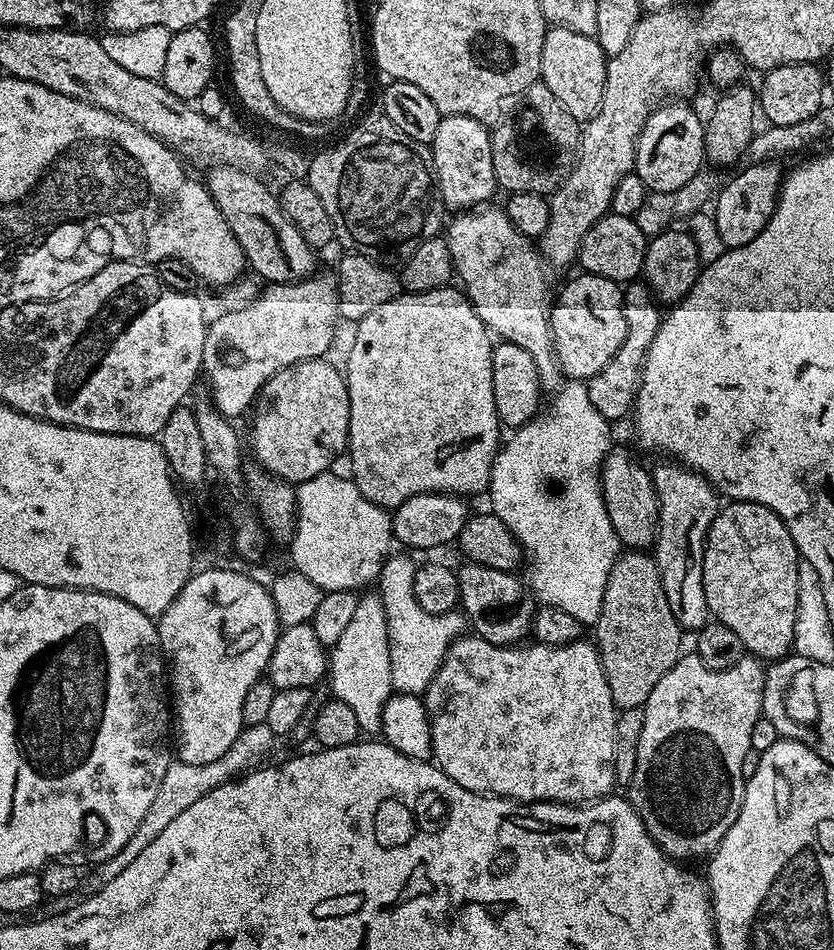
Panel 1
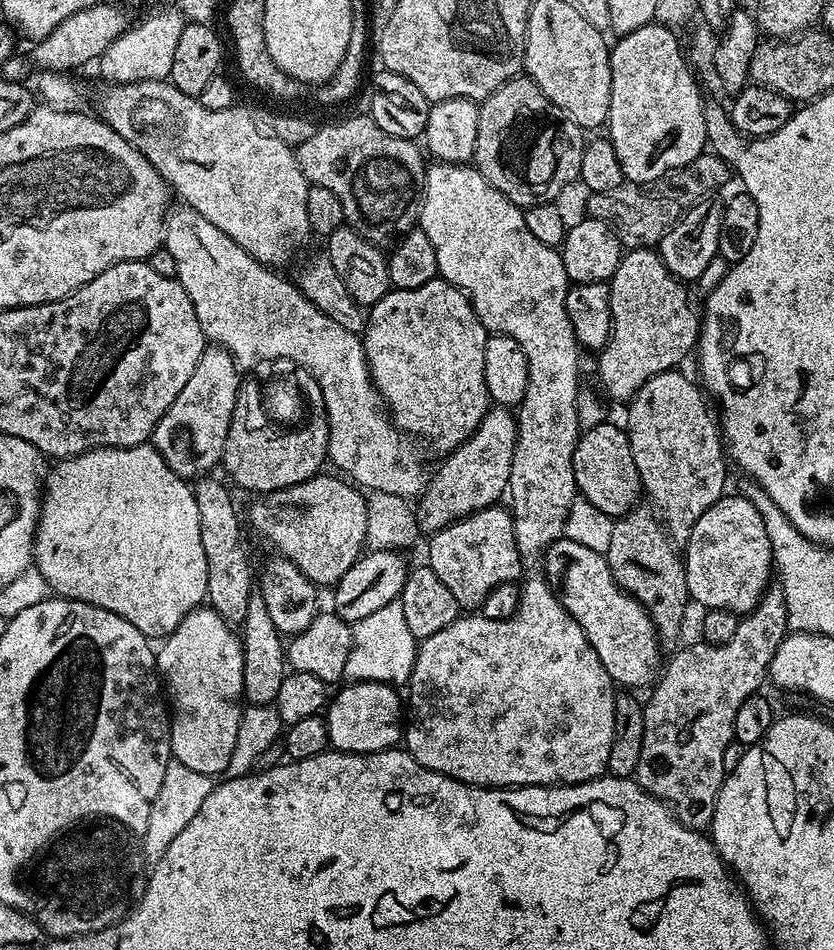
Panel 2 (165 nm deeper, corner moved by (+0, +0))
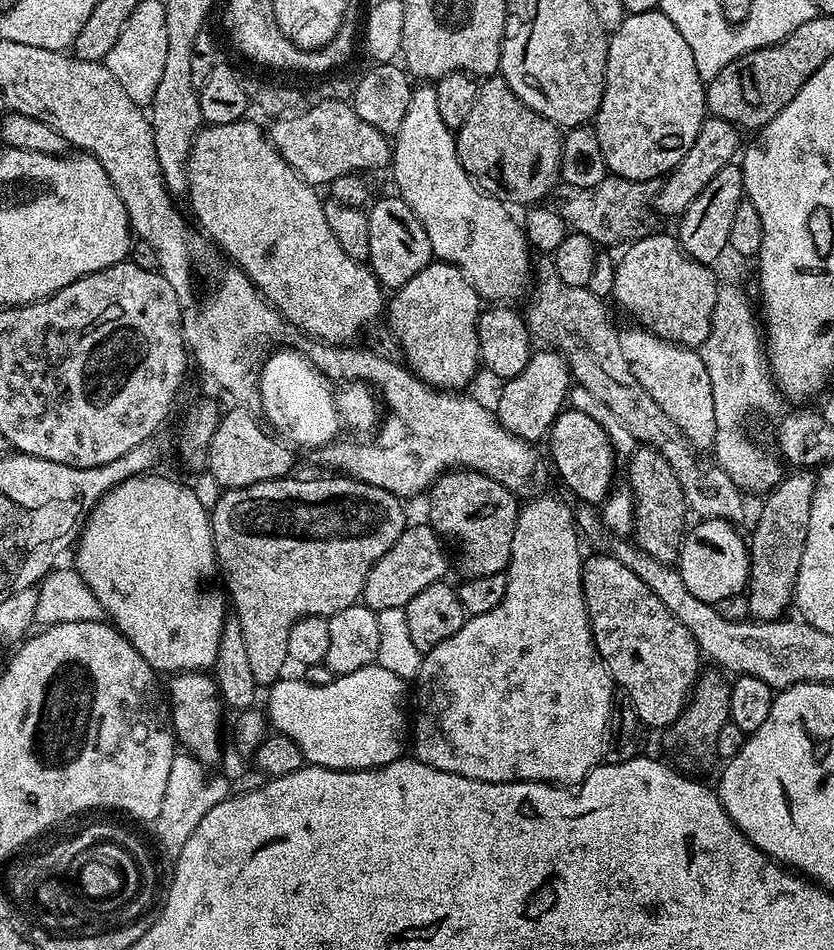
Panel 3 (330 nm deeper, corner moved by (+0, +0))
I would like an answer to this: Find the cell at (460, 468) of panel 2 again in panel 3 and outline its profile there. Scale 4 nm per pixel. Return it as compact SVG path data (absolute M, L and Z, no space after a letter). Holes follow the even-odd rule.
M555 350L533 351L530 362L522 374L503 381L504 393L494 403L494 415L500 425L518 438L529 442L543 441L547 437L556 415L565 411L566 401L573 387L572 371L567 361Z

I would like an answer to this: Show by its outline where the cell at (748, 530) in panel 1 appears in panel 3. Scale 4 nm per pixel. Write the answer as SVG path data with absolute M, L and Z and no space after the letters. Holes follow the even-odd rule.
M700 520L687 529L680 541L678 571L686 590L694 598L702 598L707 604L722 602L730 594L744 592L748 587L748 545L745 537L740 537L737 525L731 520Z

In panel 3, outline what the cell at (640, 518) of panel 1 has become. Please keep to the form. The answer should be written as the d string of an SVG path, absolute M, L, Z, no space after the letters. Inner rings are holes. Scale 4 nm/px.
M569 407L556 415L556 421L546 437L548 452L560 480L585 505L600 506L613 491L612 479L616 476L618 453L612 446L612 439L603 424L599 424L590 414L582 414L578 409Z

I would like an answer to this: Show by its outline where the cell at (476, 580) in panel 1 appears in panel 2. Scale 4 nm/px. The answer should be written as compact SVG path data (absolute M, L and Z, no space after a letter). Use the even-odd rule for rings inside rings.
M493 506L471 512L469 516L431 533L428 544L427 567L442 578L442 582L454 594L461 610L479 609L480 603L502 582L519 581L522 576L520 551L514 538L512 513L507 507Z

